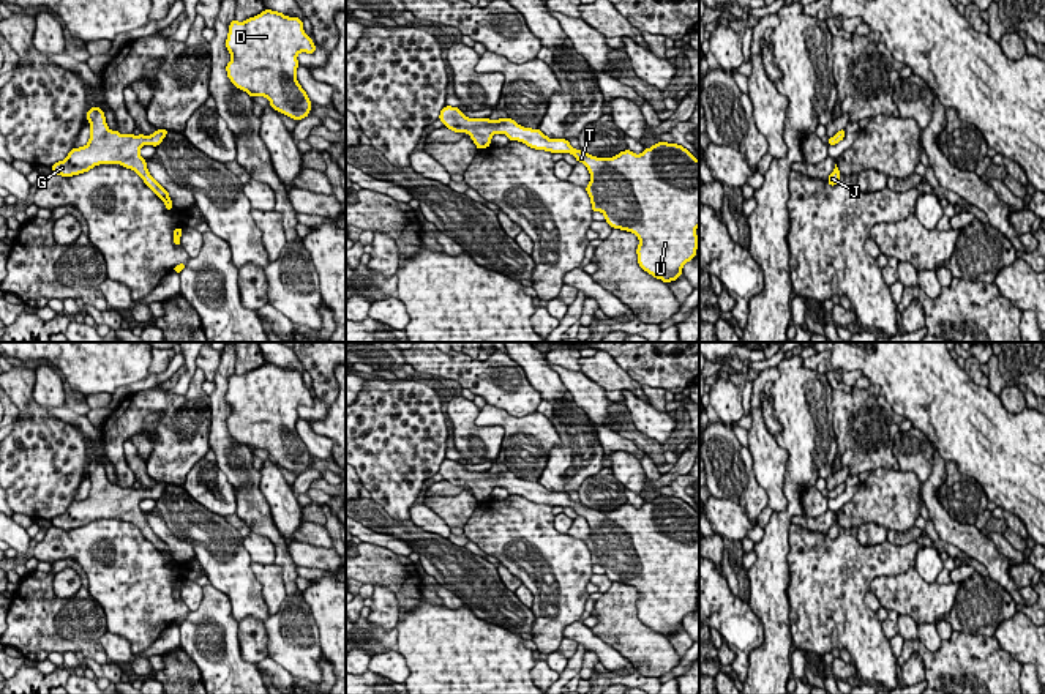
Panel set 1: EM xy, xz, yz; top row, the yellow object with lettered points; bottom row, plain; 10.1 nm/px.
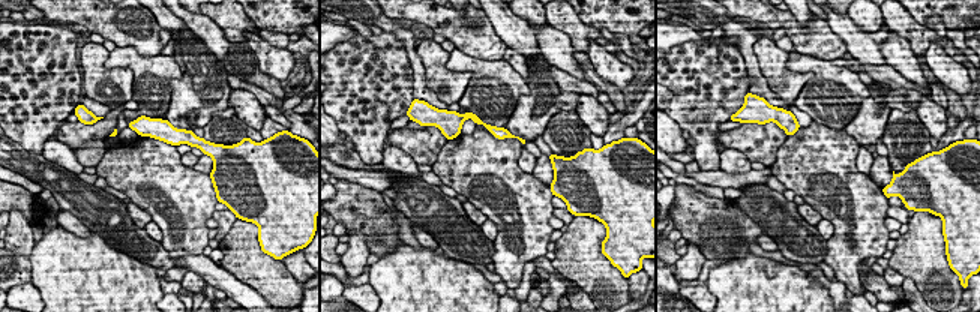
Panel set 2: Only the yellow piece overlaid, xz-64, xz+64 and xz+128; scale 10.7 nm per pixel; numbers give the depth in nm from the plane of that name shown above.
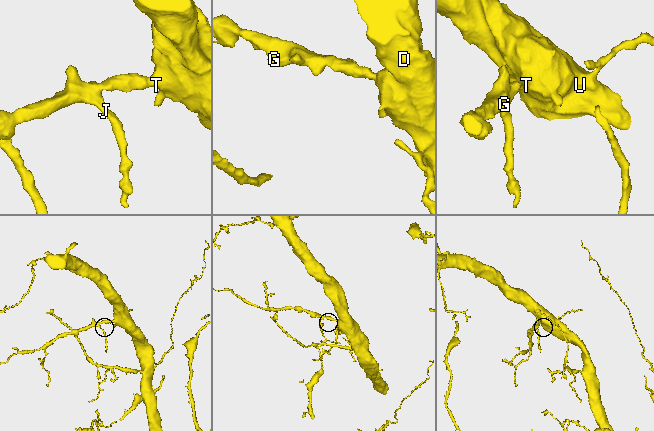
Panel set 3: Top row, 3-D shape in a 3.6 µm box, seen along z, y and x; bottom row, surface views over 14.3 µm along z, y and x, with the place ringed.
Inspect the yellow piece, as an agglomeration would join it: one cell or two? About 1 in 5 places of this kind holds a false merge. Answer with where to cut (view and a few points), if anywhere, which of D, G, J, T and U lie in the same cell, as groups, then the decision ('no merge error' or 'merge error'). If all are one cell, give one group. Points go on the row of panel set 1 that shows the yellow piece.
cut none; groups D G J T U; no merge error

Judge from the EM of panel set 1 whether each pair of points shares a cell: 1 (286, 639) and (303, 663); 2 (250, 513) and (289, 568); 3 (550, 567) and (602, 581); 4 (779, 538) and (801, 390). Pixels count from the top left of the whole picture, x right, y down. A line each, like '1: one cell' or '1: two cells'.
1: one cell
2: one cell
3: two cells
4: one cell

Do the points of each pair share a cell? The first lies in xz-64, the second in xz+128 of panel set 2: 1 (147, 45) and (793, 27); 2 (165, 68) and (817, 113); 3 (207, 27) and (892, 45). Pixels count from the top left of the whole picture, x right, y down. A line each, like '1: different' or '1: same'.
1: same
2: same
3: same

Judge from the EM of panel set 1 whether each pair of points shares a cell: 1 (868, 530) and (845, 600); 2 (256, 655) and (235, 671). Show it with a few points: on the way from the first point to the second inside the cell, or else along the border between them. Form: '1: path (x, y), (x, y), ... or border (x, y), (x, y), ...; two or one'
1: border (856, 529), (862, 544), (886, 540); two
2: border (237, 626), (240, 655), (256, 664); two

